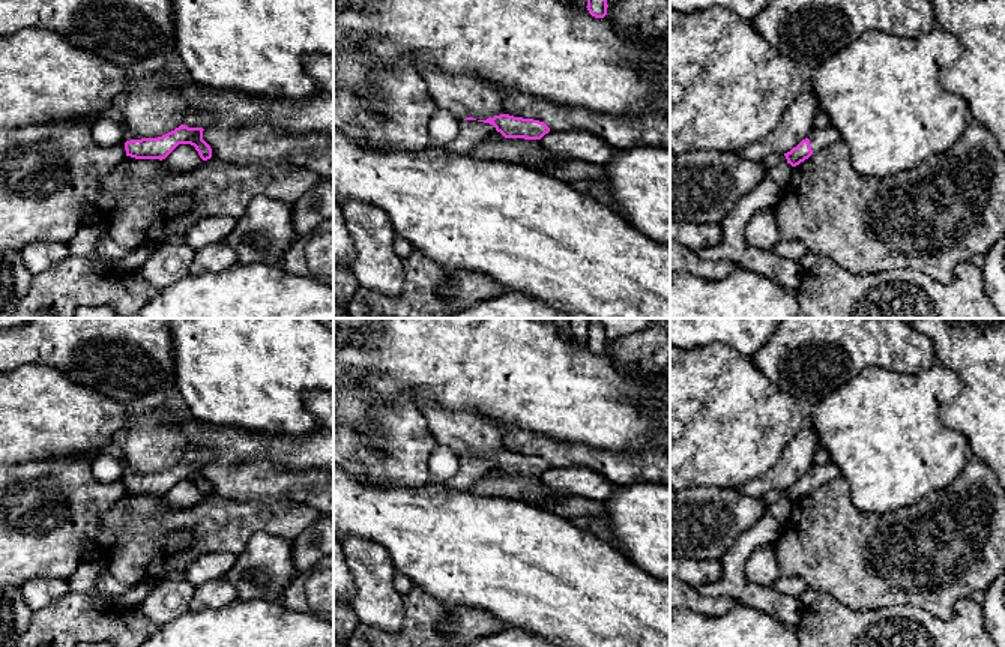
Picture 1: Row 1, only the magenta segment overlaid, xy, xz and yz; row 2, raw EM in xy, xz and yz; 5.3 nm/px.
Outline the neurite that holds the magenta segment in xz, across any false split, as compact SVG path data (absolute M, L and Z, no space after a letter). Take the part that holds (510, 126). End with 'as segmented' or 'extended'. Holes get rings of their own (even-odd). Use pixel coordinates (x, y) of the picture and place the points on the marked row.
M509 114L494 116L487 120L467 117L460 120L458 134L451 143L445 146L431 143L430 146L445 147L457 153L467 153L494 132L500 132L505 138L541 140L550 132L550 128L544 122Z; extended

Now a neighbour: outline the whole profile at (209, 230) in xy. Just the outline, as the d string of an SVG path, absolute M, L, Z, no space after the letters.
M206 216L197 221L188 231L185 243L195 251L224 242L236 227L236 219L225 216Z

